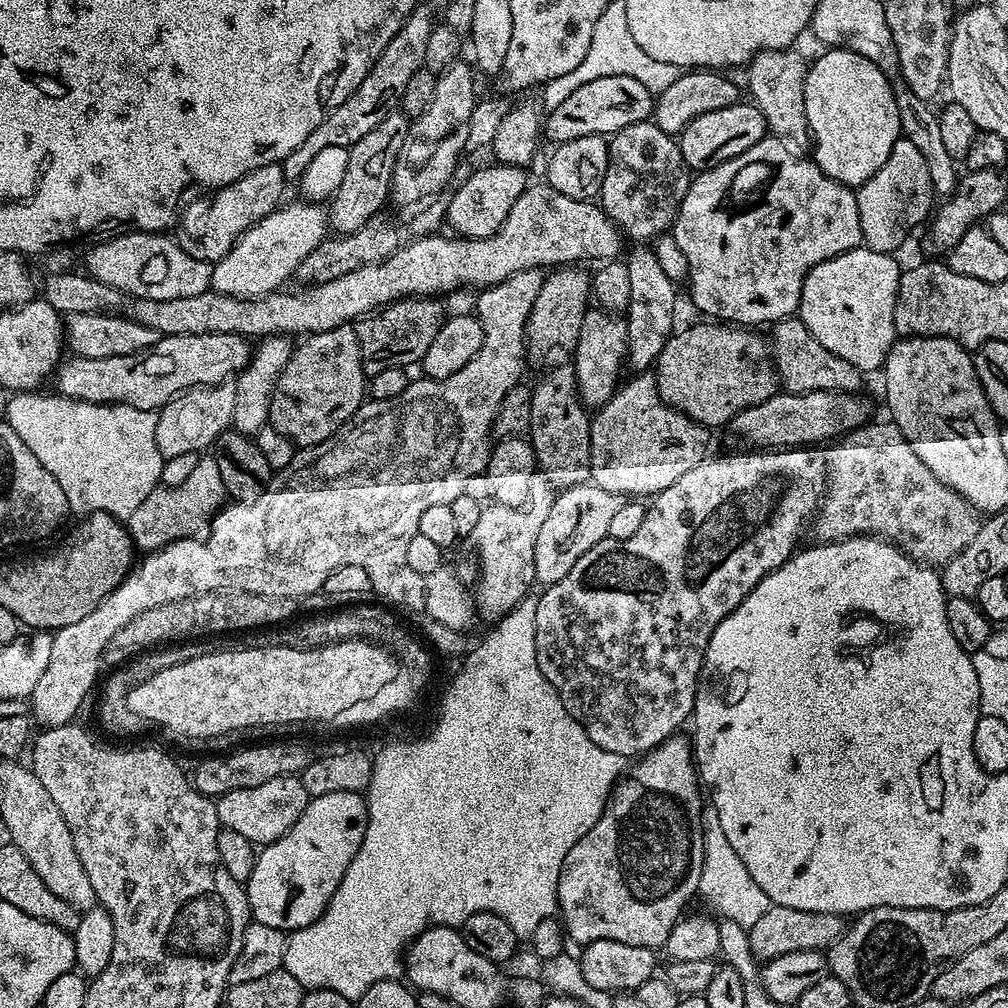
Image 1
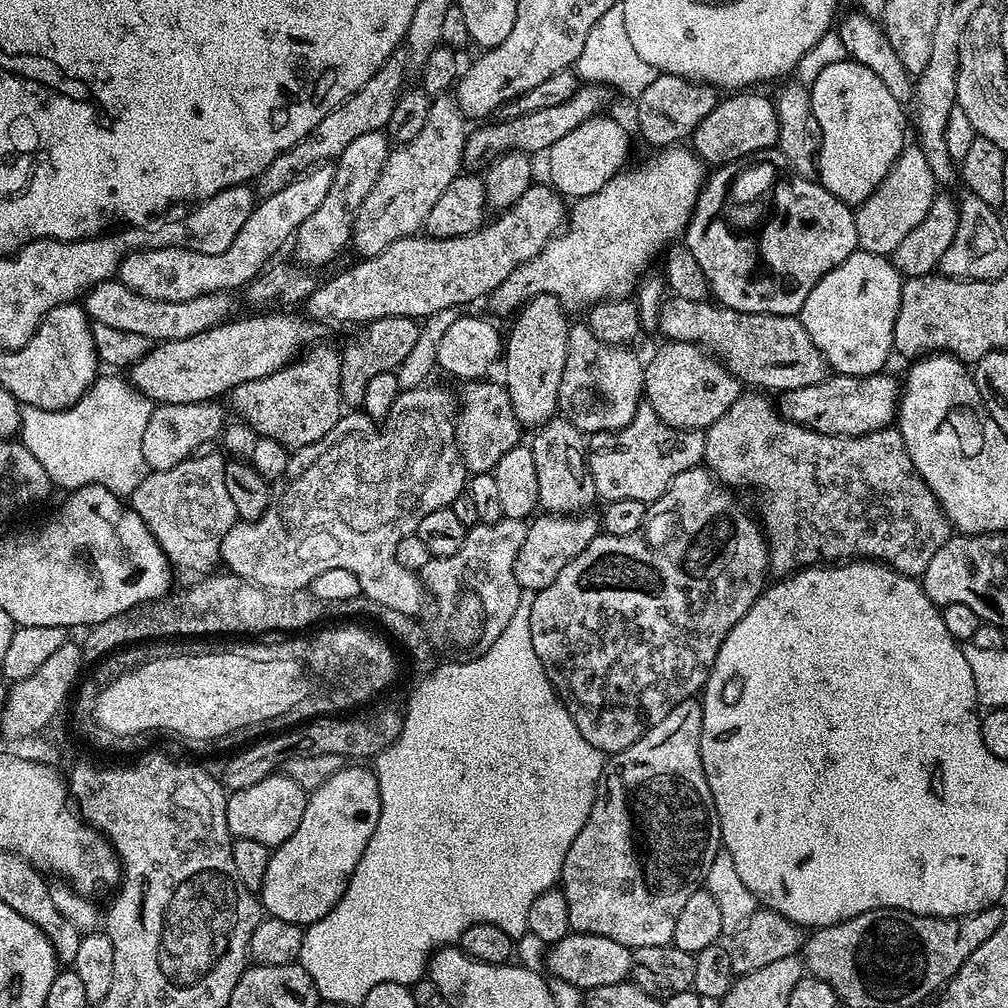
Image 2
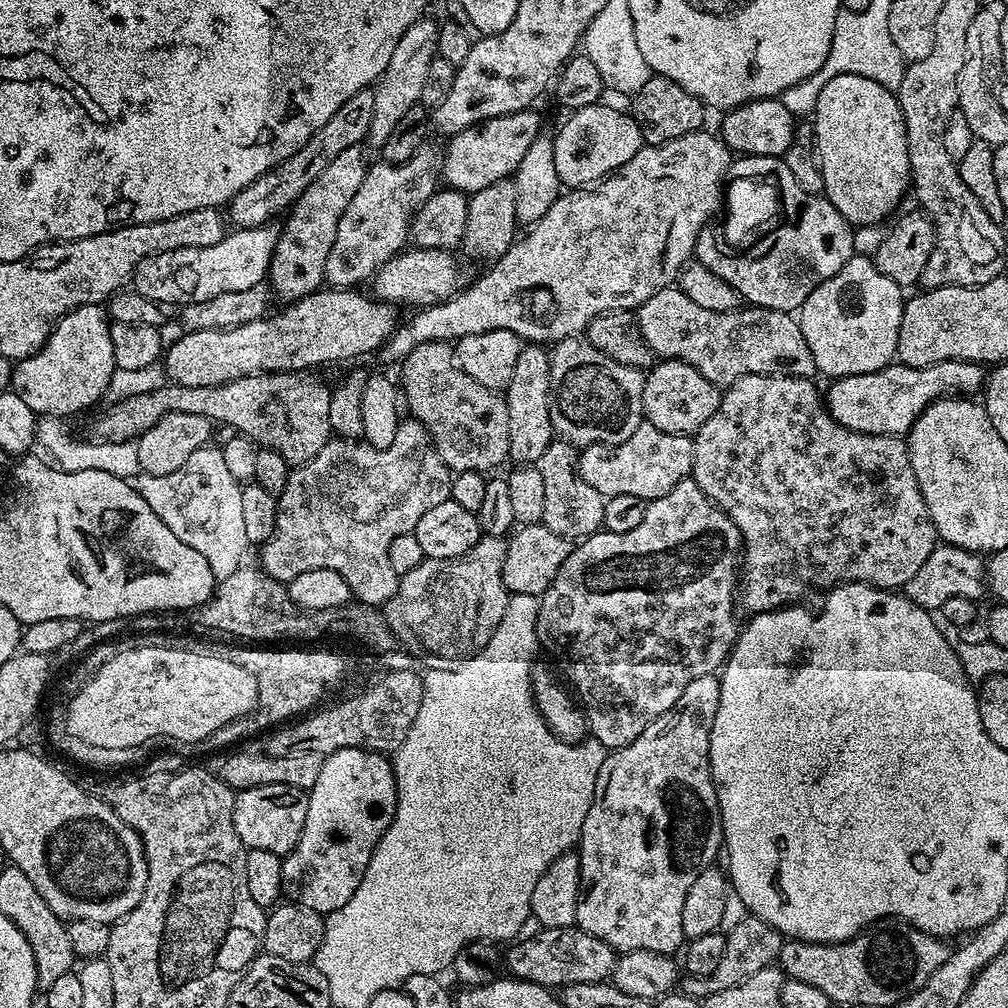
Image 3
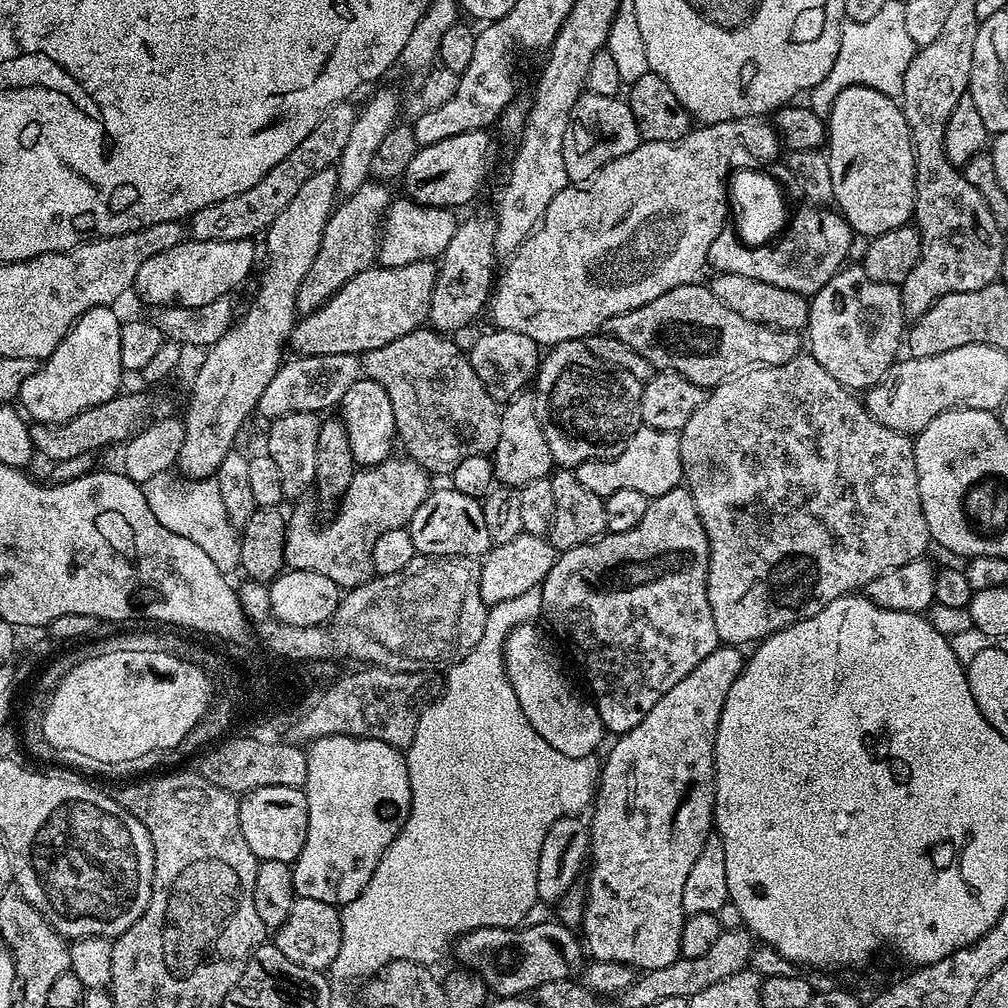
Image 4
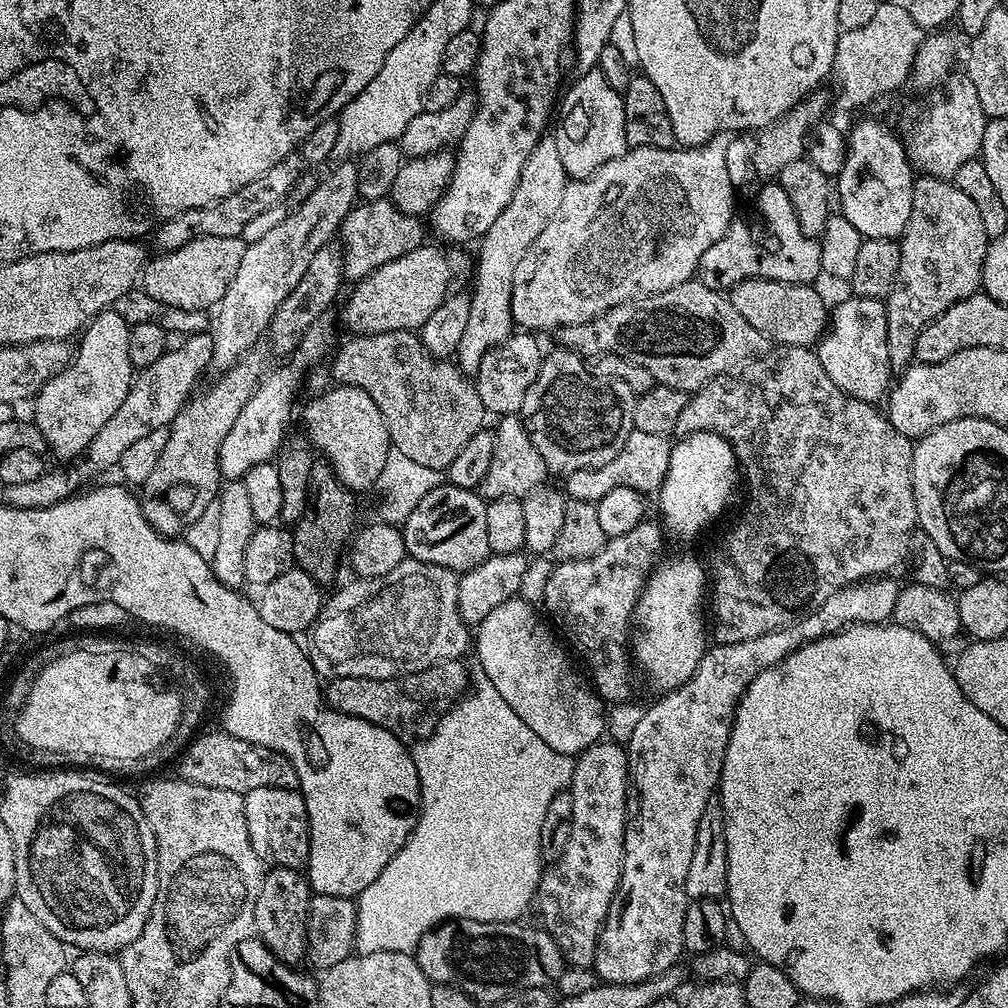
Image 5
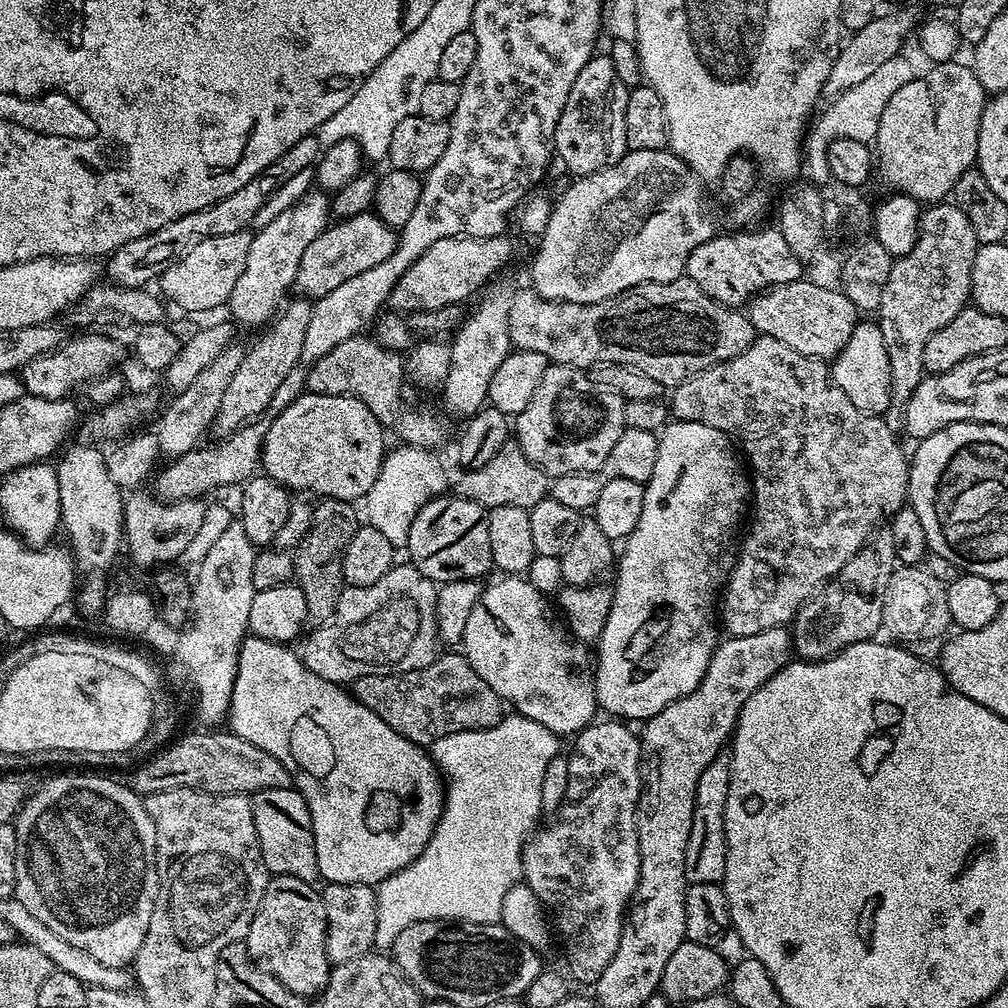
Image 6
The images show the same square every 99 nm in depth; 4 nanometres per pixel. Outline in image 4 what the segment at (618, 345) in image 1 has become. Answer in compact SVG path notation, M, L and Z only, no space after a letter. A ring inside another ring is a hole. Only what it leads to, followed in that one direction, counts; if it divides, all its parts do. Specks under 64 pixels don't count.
M584 340L551 345L536 369L534 395L538 422L553 461L572 470L587 460L609 460L622 454L626 442L641 427L641 387L641 381L631 374L602 366Z

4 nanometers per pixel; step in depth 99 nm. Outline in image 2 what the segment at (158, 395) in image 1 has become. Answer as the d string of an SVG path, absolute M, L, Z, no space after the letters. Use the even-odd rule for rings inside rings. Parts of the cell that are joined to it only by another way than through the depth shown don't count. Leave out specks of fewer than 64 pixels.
M272 310L267 314L248 314L245 320L229 319L216 328L206 330L202 334L194 334L194 338L182 338L174 342L163 342L153 347L143 358L133 364L130 379L142 394L146 394L156 404L198 404L212 402L216 396L227 397L233 388L244 382L266 378L287 364L297 359L296 343L304 336L304 328L298 321L284 310Z

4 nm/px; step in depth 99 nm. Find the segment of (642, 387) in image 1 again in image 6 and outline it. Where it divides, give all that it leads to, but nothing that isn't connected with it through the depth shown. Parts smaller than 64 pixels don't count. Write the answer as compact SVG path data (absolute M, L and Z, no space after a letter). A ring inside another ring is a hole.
M625 427L622 438L610 450L610 458L598 466L593 472L575 472L565 476L557 476L551 481L551 499L562 502L562 506L570 506L574 511L584 514L586 510L595 509L598 502L598 494L606 487L606 482L614 482L614 478L630 478L630 482L647 484L654 474L654 461L658 458L659 435L650 430L638 430L637 428Z

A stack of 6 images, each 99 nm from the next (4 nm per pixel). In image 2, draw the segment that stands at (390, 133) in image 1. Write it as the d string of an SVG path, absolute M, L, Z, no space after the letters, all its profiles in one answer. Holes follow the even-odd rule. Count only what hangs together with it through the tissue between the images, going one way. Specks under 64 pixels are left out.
M383 131L362 134L356 141L350 142L346 150L342 150L339 160L334 164L334 182L330 182L330 191L322 201L322 206L318 206L318 210L314 210L314 214L310 214L310 218L306 218L296 230L294 260L297 265L307 266L309 269L320 268L323 264L330 263L350 244L356 216L370 190L374 190L374 182L378 182L378 174L388 160L389 151L390 141Z

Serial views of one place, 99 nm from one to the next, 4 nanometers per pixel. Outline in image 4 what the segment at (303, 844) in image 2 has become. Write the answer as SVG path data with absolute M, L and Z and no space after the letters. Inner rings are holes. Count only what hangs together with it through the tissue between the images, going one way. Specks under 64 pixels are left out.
M327 736L311 741L306 748L308 754L308 769L306 770L306 782L304 783L304 797L308 799L308 829L306 830L306 842L302 846L302 854L291 865L292 890L296 896L302 898L314 898L317 902L330 902L337 906L353 904L366 890L382 854L394 842L394 838L402 830L406 818L410 814L412 795L410 794L410 774L405 753L401 749L390 746L386 742L378 742L374 738L362 738L361 736Z

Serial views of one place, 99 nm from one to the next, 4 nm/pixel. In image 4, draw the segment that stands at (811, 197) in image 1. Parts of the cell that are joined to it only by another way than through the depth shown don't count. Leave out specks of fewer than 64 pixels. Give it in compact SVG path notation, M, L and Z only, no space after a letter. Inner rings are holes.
M804 206L795 216L796 213L778 239L768 244L770 252L758 252L755 247L736 248L736 244L724 244L728 236L718 234L720 244L716 244L716 248L710 246L708 264L717 273L721 273L724 264L728 264L728 268L736 268L734 274L748 272L746 278L751 280L812 297L822 290L822 286L826 286L826 282L830 282L830 278L834 278L836 272L845 267L854 233L839 211L824 206Z

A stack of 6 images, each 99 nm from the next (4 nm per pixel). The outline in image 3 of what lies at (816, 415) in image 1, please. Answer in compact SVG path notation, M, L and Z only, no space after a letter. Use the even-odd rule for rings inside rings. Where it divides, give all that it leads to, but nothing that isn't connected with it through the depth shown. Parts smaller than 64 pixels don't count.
M947 360L925 368L911 368L899 362L893 362L880 372L858 374L857 376L842 376L831 381L826 388L826 407L828 413L842 426L855 432L865 434L888 435L903 437L914 426L916 419L935 400L947 397L949 394L976 394L984 387L986 372L981 365L972 364L968 360Z

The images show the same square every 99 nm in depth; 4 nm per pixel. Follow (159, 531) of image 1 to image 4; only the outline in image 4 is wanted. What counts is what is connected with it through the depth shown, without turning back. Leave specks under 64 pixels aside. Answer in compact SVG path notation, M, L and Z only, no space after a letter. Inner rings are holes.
M168 474L155 476L142 485L150 510L154 510L154 518L158 518L166 530L190 538L194 546L202 546L220 572L235 573L240 567L240 532L237 525L230 522L216 479L188 478L180 481L170 477Z

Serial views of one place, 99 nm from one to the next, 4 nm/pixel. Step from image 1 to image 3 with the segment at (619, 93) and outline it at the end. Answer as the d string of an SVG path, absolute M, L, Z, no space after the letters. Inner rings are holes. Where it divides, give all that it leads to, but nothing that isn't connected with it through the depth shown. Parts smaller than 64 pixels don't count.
M533 109L512 112L483 120L481 124L470 126L456 133L442 148L439 175L447 187L455 192L471 194L494 186L494 182L509 179L522 162L526 150L541 135L540 118Z

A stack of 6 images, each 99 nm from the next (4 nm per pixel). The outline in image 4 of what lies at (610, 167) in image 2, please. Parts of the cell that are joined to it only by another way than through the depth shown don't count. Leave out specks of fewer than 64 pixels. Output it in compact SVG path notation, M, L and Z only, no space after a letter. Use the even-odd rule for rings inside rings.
M585 91L574 102L568 118L569 124L562 138L562 162L569 181L591 180L598 170L602 170L602 166L614 162L614 158L622 158L622 154L630 154L630 150L642 143L634 114L623 99L615 96Z

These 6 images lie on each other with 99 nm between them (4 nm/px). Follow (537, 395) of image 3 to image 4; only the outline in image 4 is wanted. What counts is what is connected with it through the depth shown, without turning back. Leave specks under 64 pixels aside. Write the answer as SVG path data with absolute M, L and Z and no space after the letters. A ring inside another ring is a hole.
M532 394L513 396L501 407L500 421L502 430L498 430L498 446L490 454L493 477L505 488L524 488L530 482L545 479L553 471L554 461L550 454L550 446L546 446L546 434L542 434L542 426L536 413L536 397Z

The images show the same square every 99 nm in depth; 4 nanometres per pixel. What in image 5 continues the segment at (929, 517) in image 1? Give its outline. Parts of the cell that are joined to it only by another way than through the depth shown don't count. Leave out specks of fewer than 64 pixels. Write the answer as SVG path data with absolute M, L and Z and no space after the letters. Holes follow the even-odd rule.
M776 346L767 356L752 360L734 372L728 372L713 380L707 380L697 392L689 395L682 414L678 417L675 430L677 437L689 436L695 432L713 432L730 442L736 455L742 480L748 483L748 505L740 516L740 521L732 528L728 541L724 544L724 553L716 560L716 569L710 572L710 612L716 615L715 643L746 642L750 638L758 638L758 634L770 634L770 630L787 628L789 624L799 620L808 612L814 611L830 598L839 588L855 584L861 580L875 578L891 573L896 563L903 561L908 547L908 537L917 531L916 499L912 485L912 449L913 441L898 434L888 421L887 415L880 412L875 403L855 400L838 386L834 386L834 378L826 374L819 355L812 348L790 348Z

